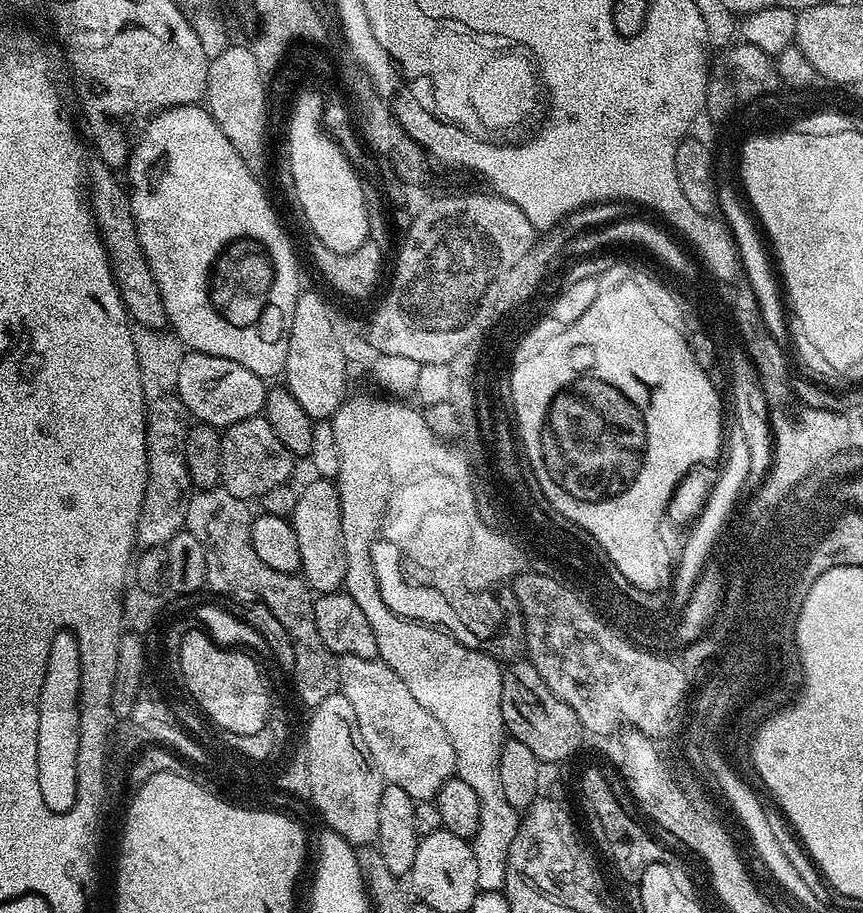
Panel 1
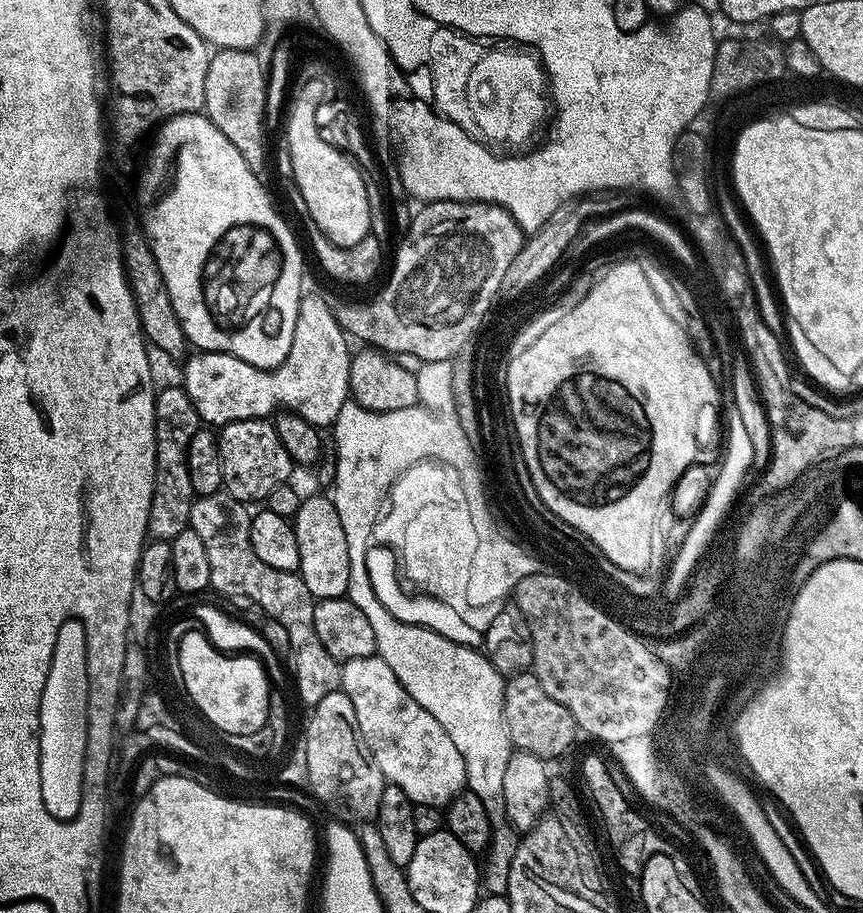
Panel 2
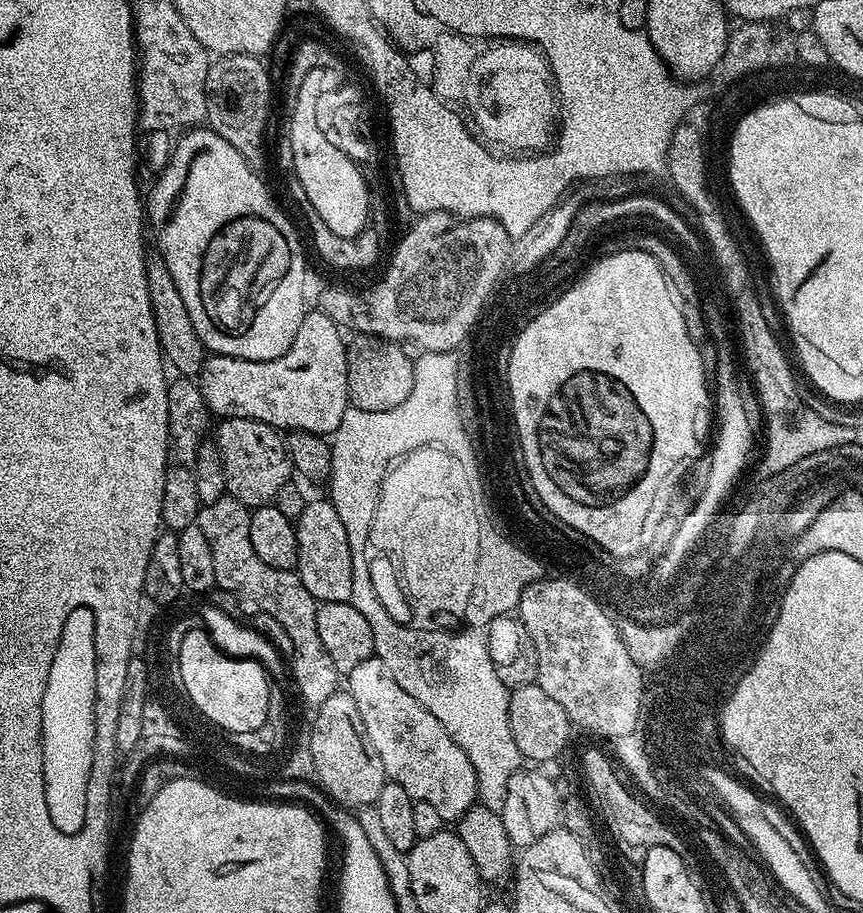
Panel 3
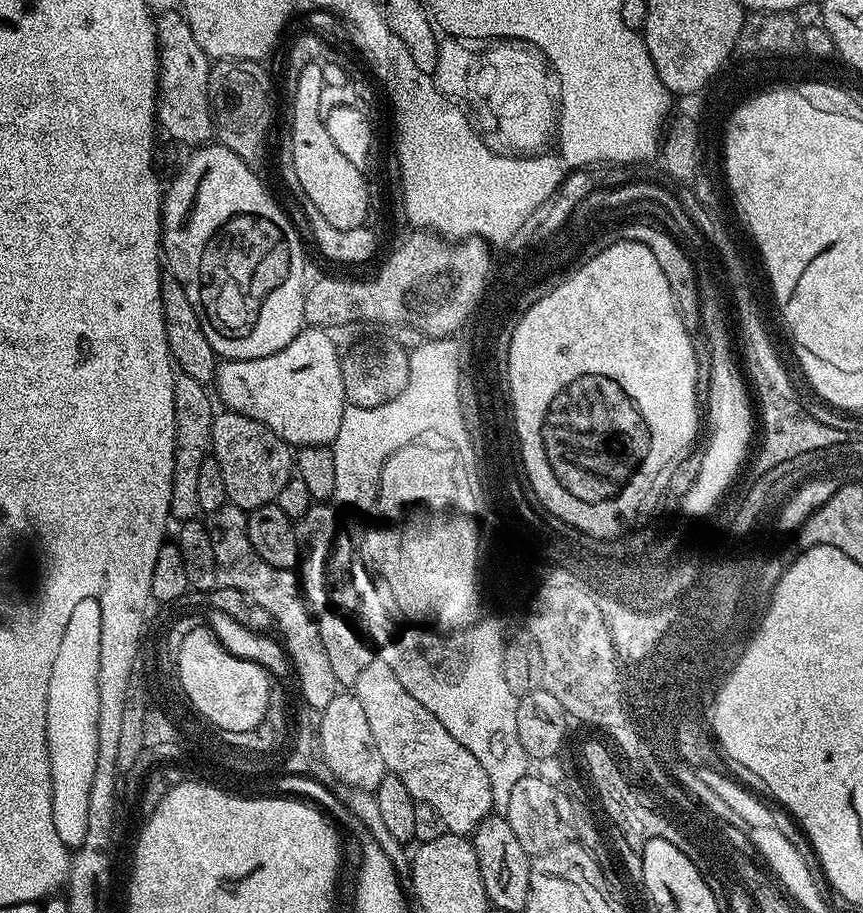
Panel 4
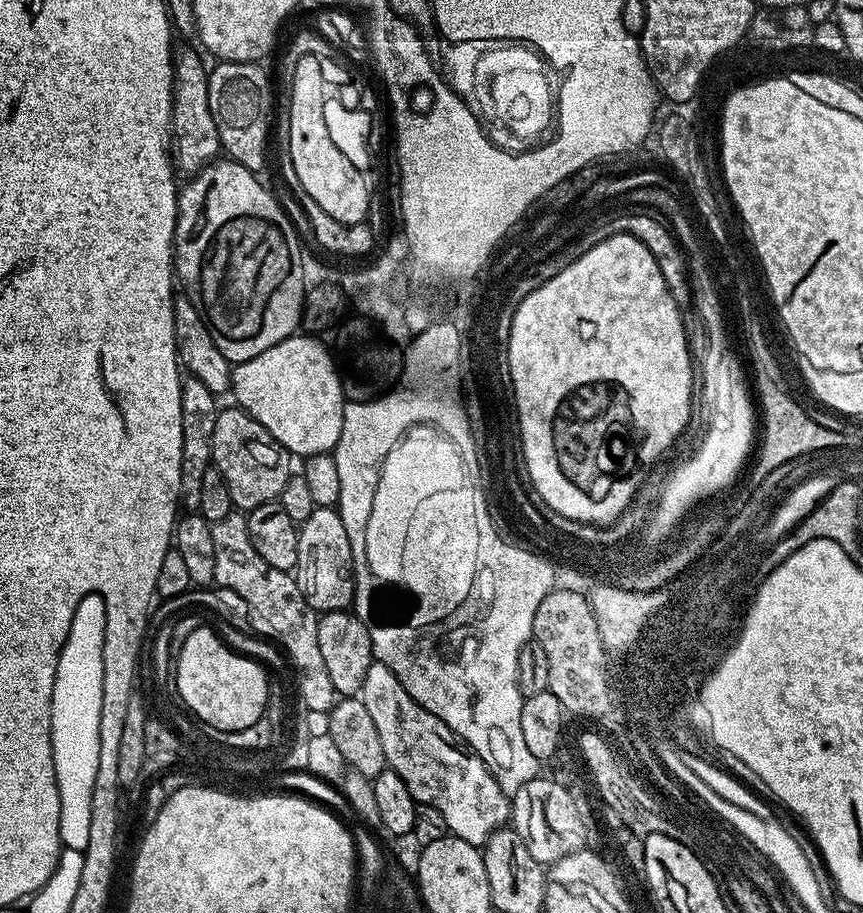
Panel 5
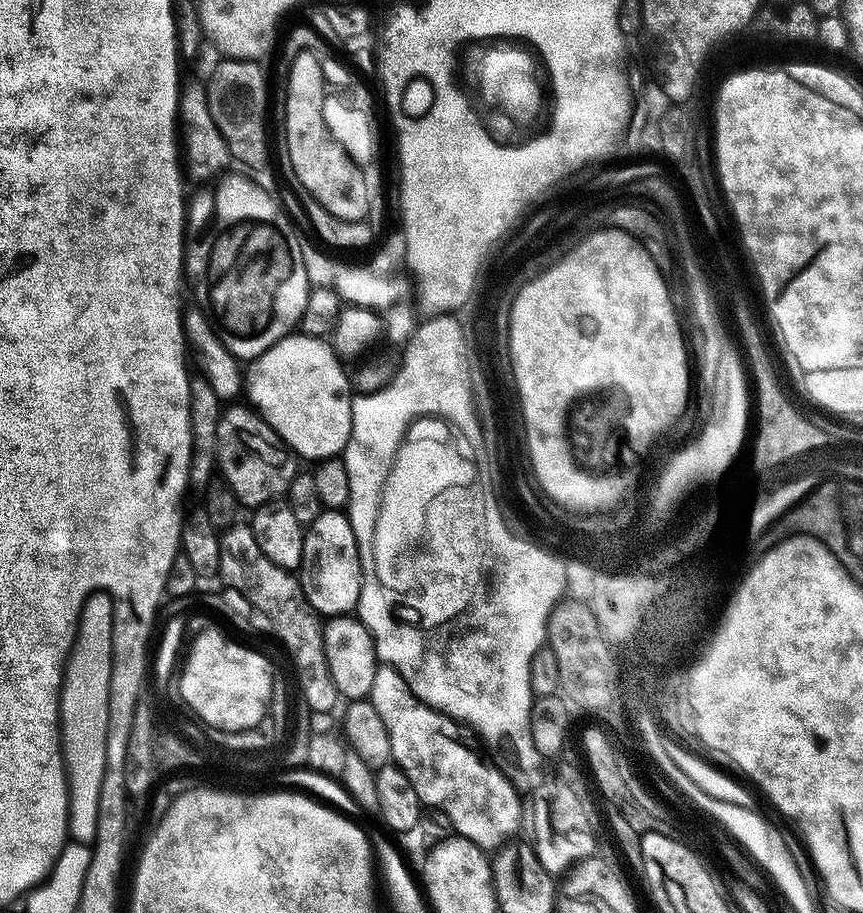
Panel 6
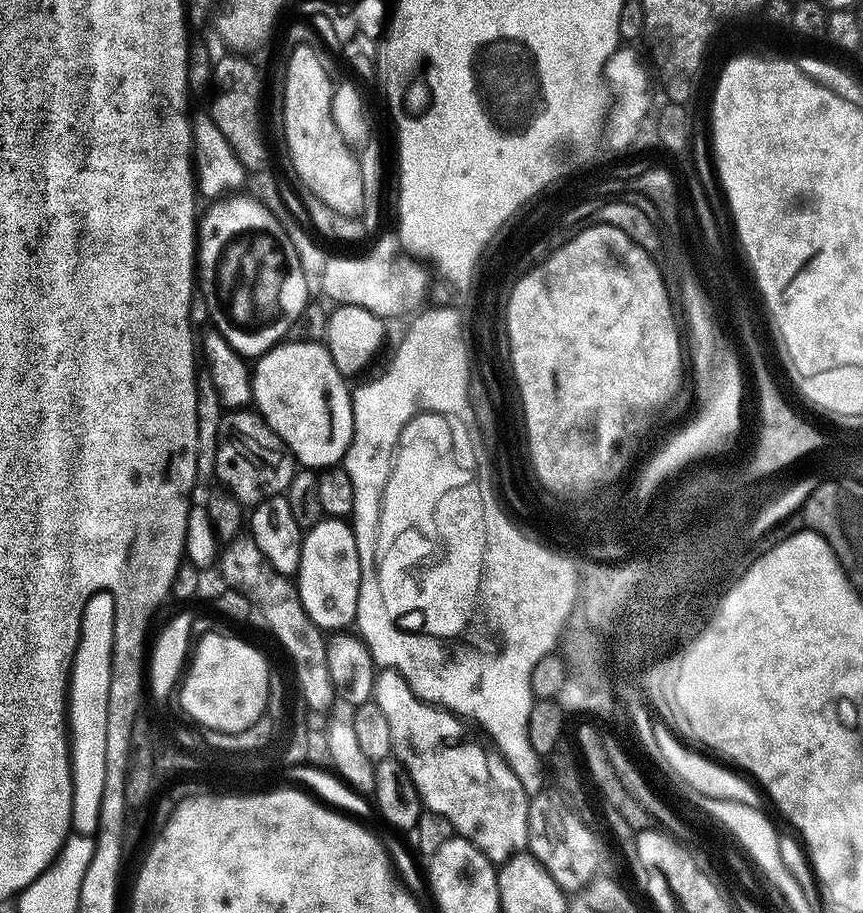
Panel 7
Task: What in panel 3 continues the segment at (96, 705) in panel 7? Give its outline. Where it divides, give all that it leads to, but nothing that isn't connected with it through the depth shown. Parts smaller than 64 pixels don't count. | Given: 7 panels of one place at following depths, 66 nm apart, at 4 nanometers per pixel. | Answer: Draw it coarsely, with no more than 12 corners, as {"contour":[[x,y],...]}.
{"contour":[[70,610],[42,694],[50,822],[85,821],[96,615]]}

